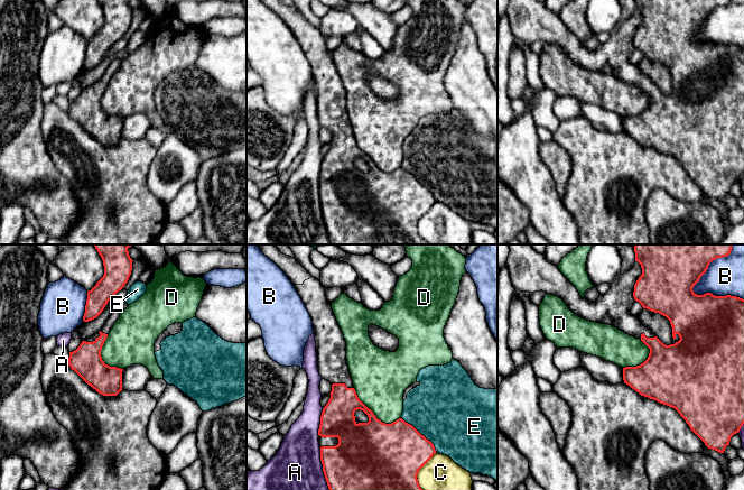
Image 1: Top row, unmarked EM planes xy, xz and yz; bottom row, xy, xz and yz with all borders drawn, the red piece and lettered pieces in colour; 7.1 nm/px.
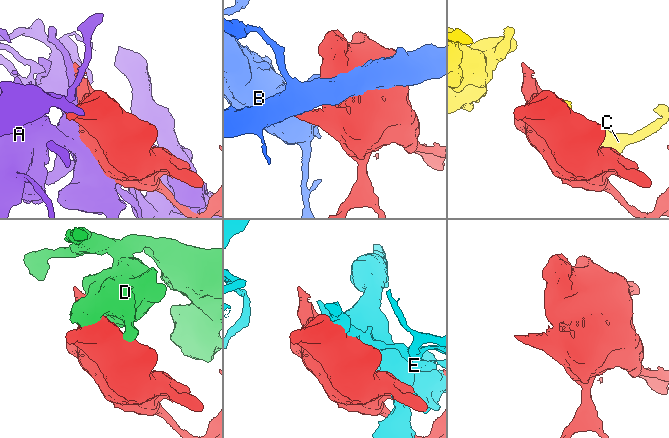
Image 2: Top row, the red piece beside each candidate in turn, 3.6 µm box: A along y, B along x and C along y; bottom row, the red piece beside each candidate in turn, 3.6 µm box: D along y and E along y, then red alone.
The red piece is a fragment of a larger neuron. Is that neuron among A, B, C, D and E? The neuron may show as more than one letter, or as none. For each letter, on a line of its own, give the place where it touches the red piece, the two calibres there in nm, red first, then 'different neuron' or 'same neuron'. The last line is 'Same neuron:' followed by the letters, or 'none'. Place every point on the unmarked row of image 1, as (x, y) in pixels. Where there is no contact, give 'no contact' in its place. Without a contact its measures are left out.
A: xz (323, 220) | 480/480 nm | different neuron
B: yz (707, 17) | 340/280 nm | different neuron
C: xz (417, 223) | 500/280 nm | different neuron
D: xz (373, 163) | 400/380 nm | different neuron
E: xz (419, 182) | 440/480 nm | different neuron
Same neuron: none

